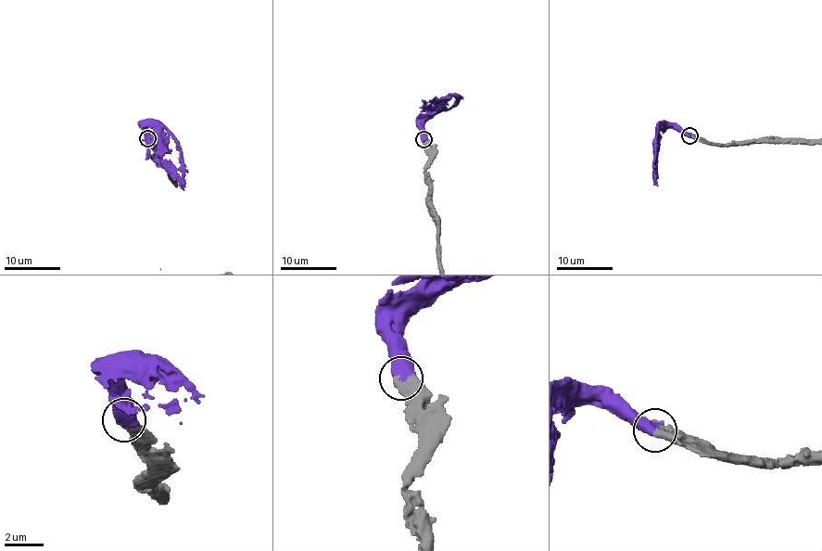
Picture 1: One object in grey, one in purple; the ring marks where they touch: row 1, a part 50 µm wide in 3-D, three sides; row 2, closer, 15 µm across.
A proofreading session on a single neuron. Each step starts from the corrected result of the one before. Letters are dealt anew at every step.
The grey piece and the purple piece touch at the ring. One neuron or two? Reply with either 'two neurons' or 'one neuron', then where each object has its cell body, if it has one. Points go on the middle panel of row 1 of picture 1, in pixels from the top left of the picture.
one neuron; soma grey none; soma purple none

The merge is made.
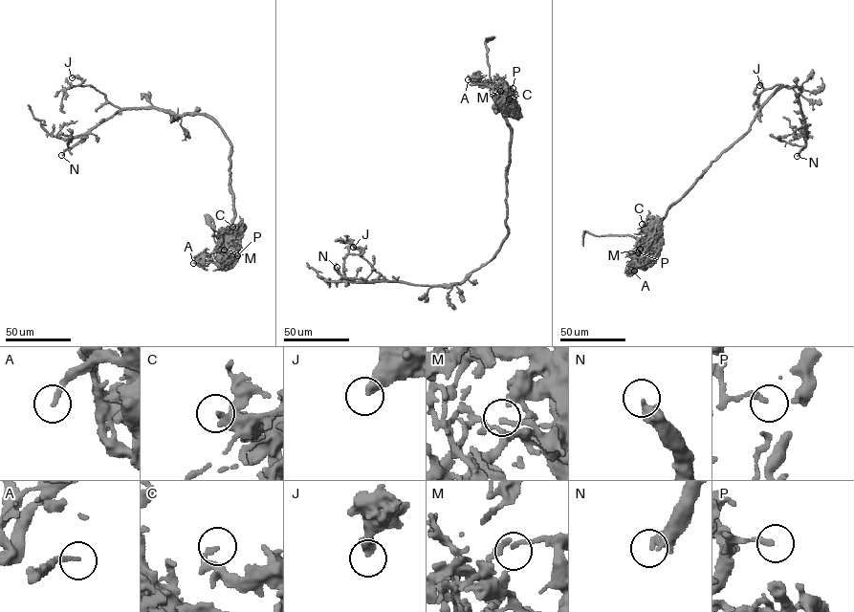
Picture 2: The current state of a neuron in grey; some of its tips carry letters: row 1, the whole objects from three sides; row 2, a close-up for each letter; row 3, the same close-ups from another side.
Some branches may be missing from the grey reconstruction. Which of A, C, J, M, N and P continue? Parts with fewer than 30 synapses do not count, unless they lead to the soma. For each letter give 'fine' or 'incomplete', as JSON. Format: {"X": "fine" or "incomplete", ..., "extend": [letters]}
{"A": "fine", "C": "fine", "J": "fine", "M": "incomplete", "N": "incomplete", "P": "fine", "extend": ["M", "N"]}

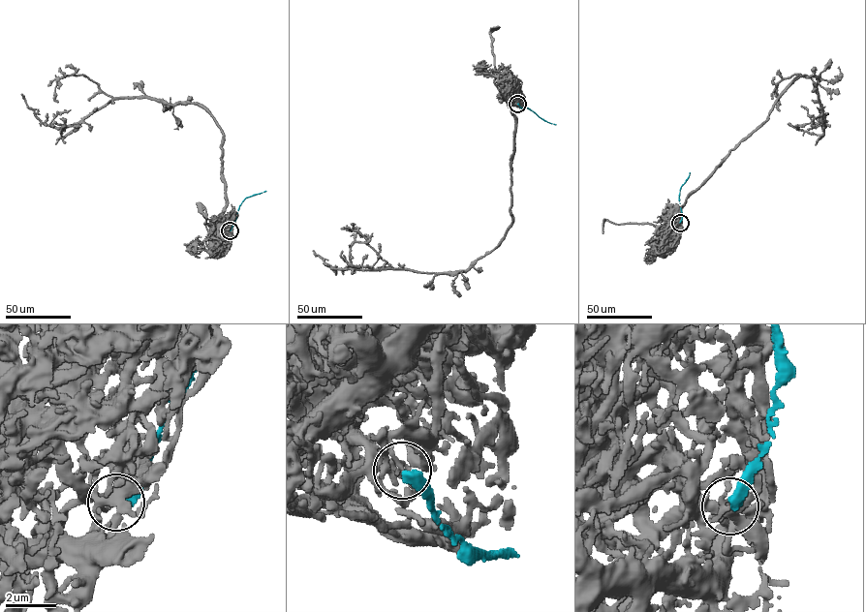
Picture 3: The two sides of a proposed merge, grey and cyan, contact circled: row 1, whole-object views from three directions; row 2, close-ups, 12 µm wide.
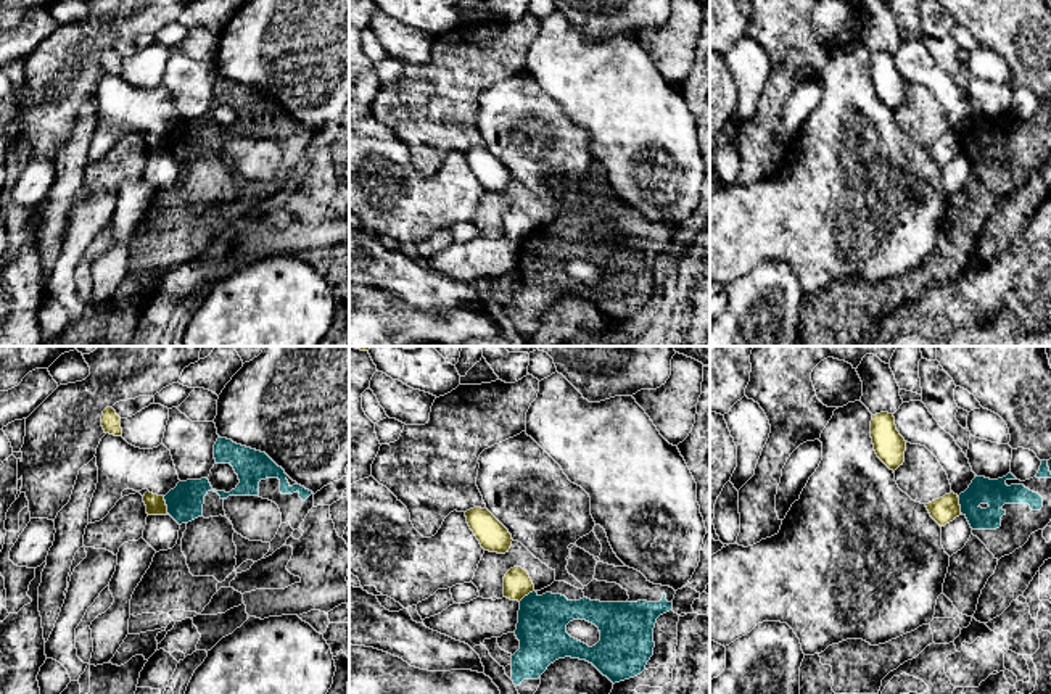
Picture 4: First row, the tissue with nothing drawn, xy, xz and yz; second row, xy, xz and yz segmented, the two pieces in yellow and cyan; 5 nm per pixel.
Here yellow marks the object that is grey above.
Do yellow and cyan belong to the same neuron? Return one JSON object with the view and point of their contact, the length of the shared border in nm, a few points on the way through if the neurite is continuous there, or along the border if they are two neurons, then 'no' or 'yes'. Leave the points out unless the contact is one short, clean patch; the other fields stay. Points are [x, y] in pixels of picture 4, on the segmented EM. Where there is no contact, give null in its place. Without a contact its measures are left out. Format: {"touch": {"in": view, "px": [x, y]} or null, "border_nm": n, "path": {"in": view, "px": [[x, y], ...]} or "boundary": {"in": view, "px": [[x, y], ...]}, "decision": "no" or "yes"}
{"touch": {"in": "xy", "px": [166, 506]}, "border_nm": 100, "boundary": {"in": "xy", "px": [[163, 496], [169, 514]]}, "decision": "no"}

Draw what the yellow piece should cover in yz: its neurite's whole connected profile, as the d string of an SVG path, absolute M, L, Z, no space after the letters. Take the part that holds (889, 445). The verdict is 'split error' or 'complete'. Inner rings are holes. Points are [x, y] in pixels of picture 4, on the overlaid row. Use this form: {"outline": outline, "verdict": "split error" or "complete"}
{"outline": "M880 412L872 415L871 438L877 457L890 469L896 470L905 462L906 441L895 425L893 414Z", "verdict": "complete"}

